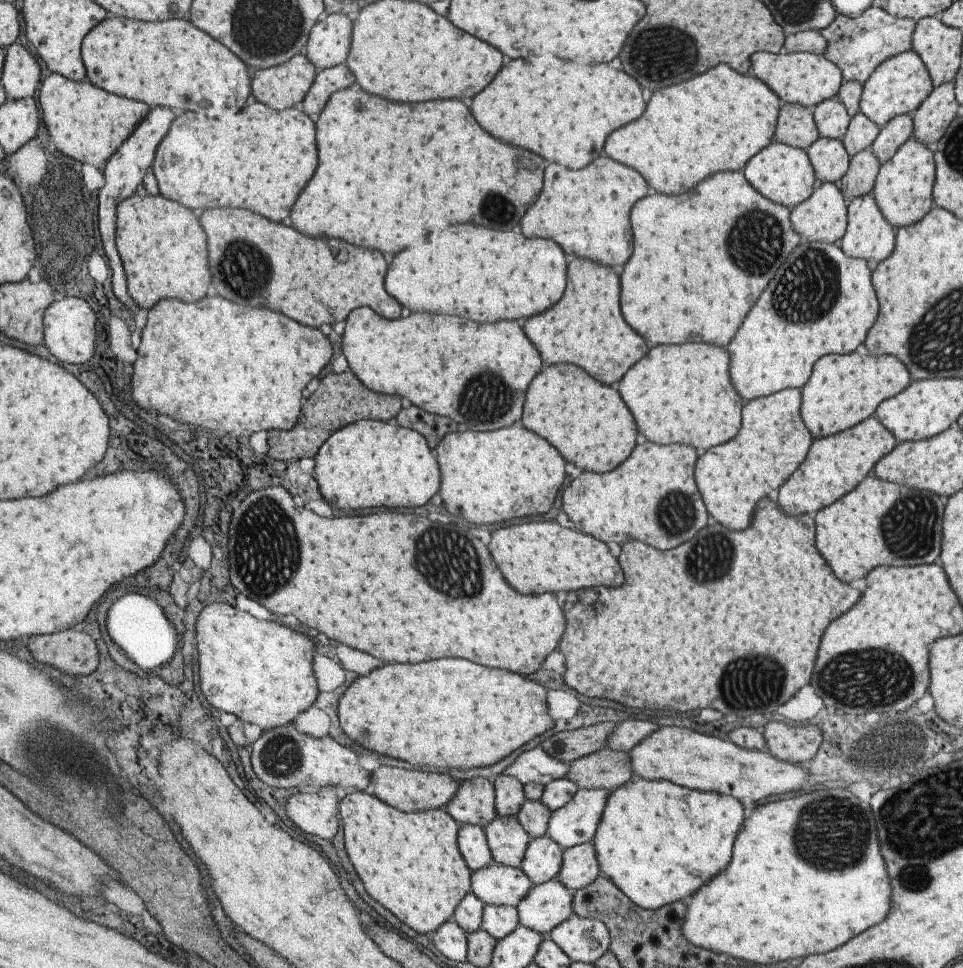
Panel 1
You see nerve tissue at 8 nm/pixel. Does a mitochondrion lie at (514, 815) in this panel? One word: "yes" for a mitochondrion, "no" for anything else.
no

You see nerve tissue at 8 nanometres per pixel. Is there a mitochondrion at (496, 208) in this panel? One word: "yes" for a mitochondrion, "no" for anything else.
yes

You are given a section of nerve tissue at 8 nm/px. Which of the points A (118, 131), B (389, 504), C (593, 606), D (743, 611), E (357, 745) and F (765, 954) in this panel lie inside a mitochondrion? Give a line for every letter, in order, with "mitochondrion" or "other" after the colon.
A: other
B: other
C: mitochondrion
D: other
E: other
F: other

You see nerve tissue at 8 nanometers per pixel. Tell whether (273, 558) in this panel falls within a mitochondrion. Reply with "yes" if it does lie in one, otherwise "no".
yes

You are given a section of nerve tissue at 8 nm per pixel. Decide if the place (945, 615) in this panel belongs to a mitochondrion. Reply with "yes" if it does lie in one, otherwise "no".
no

